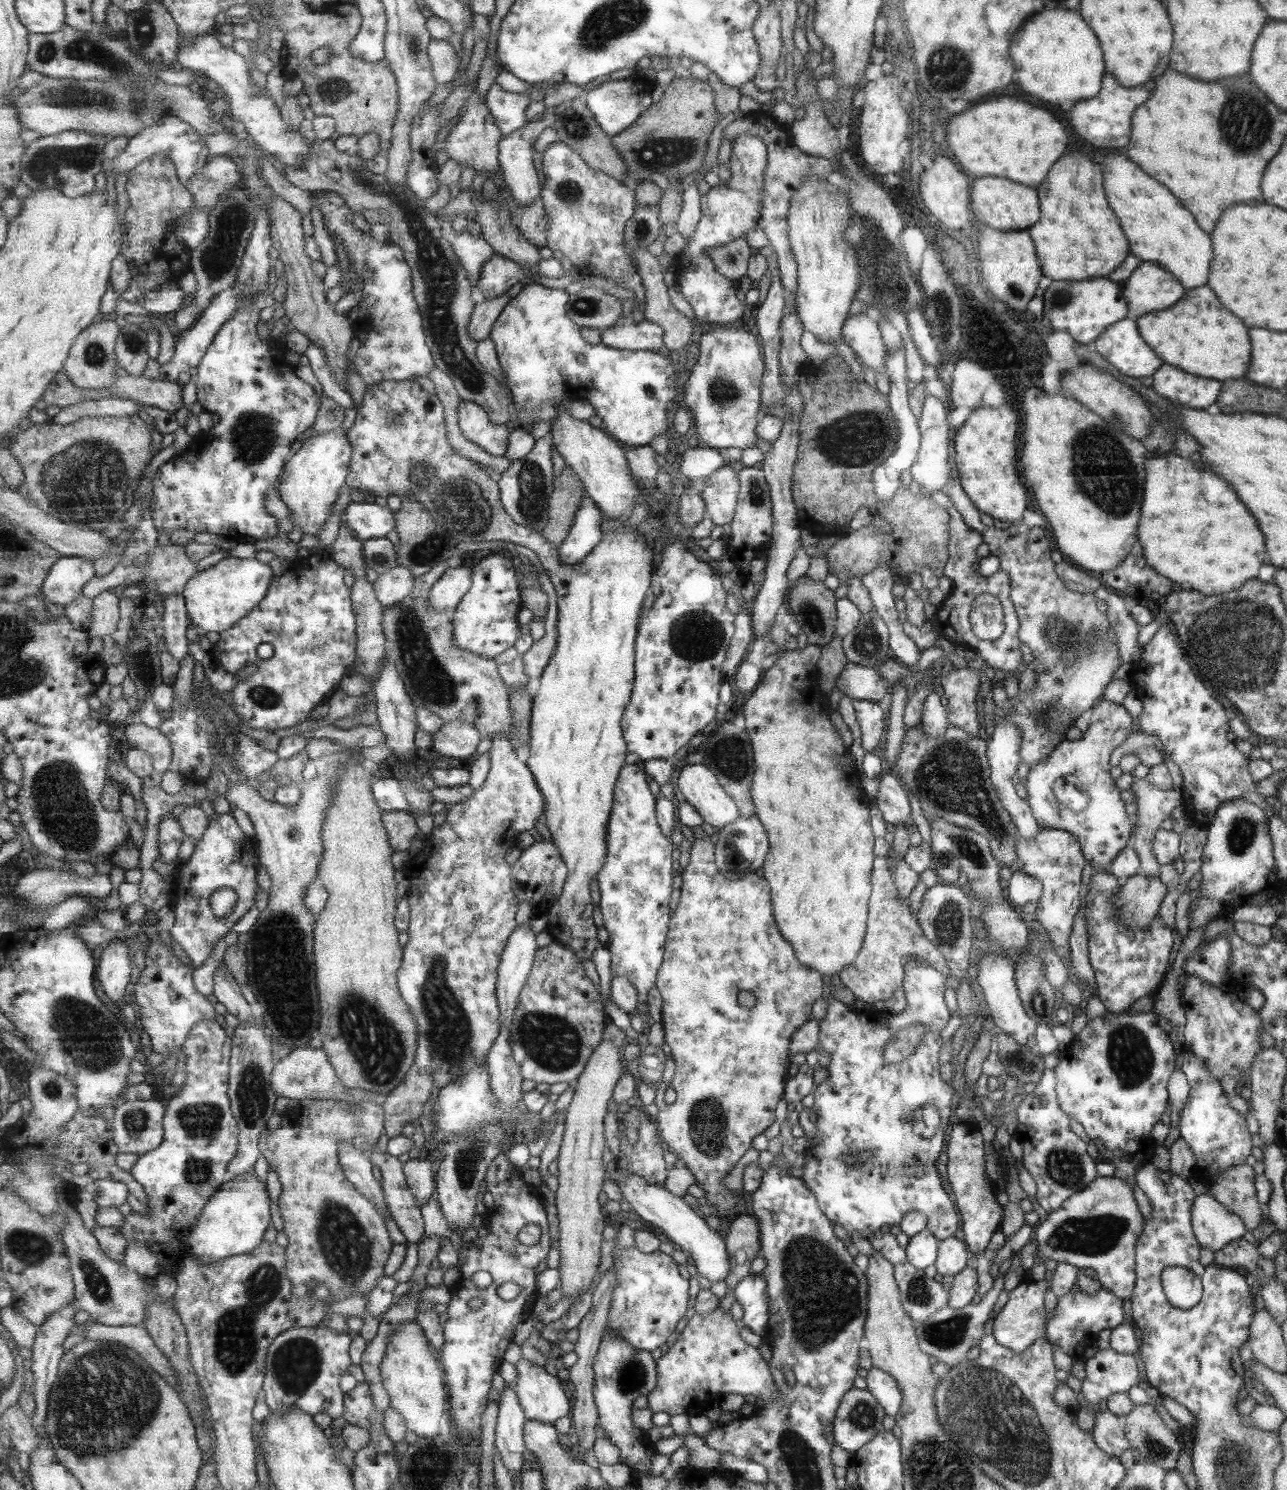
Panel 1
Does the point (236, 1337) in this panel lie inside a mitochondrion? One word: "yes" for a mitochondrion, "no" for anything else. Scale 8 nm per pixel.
yes

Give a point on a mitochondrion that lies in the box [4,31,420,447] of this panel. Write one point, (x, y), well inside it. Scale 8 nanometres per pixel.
(88, 51)

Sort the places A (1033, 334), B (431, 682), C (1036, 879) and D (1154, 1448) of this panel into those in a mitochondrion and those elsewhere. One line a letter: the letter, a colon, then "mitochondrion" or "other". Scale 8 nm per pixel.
A: other
B: mitochondrion
C: other
D: mitochondrion

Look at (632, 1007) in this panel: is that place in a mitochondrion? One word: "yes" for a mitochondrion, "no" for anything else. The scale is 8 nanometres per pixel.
no

